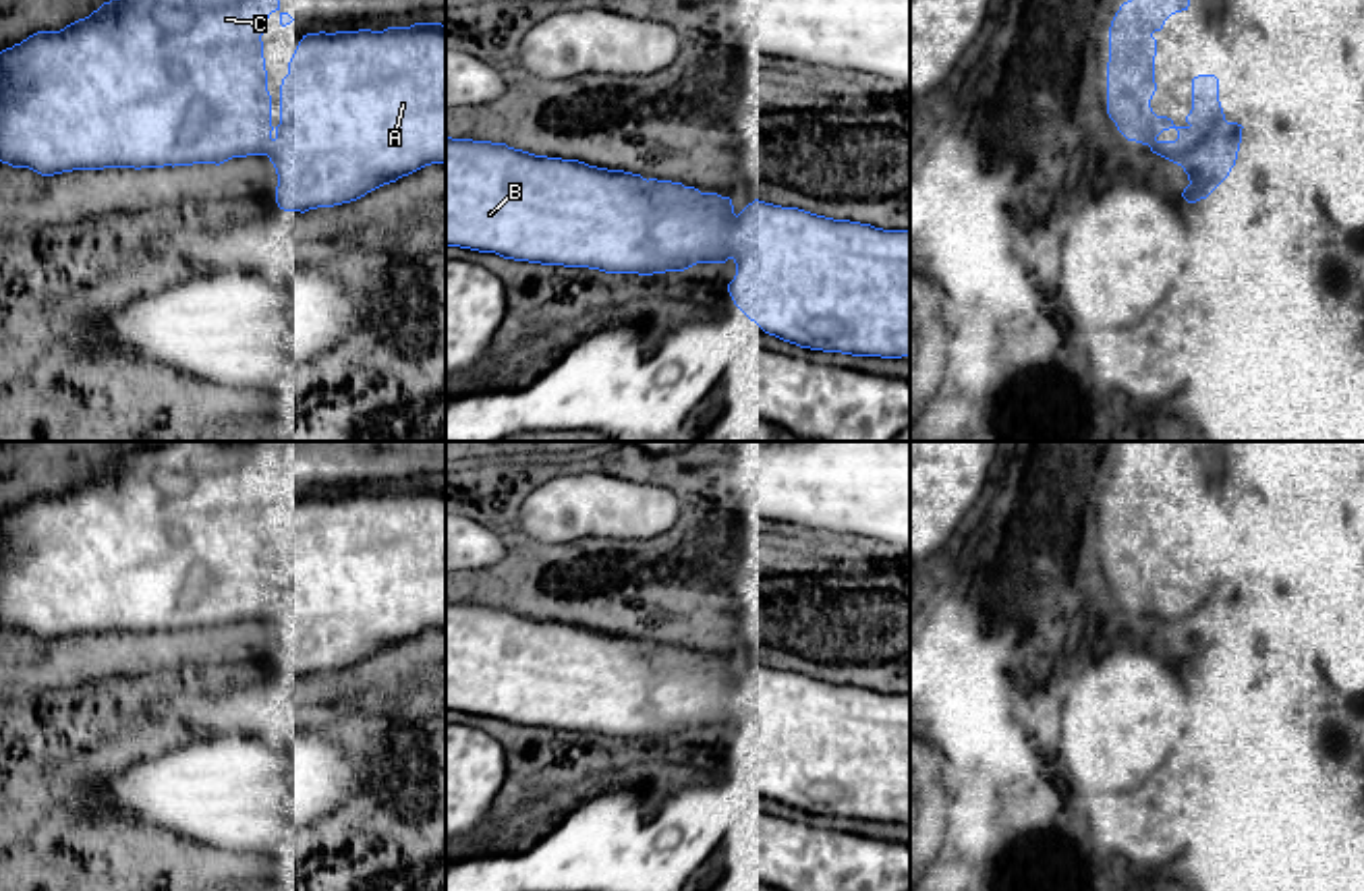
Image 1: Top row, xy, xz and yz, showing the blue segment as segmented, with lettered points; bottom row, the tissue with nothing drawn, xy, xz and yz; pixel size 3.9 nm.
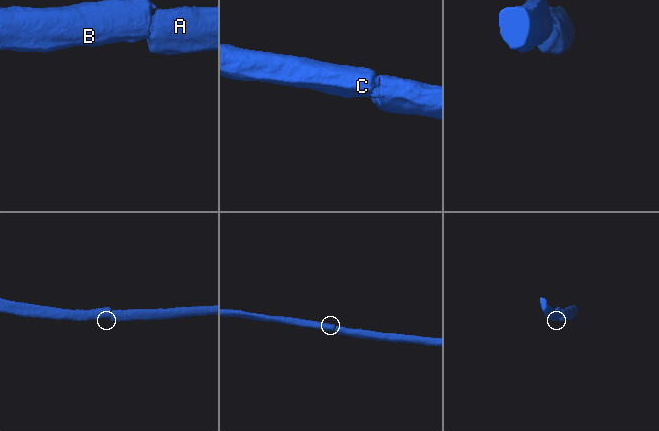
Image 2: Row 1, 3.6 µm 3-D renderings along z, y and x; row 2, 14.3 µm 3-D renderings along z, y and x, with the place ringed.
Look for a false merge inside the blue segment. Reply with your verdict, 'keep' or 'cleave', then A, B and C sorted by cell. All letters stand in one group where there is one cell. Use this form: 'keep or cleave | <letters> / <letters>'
keep | A B C

